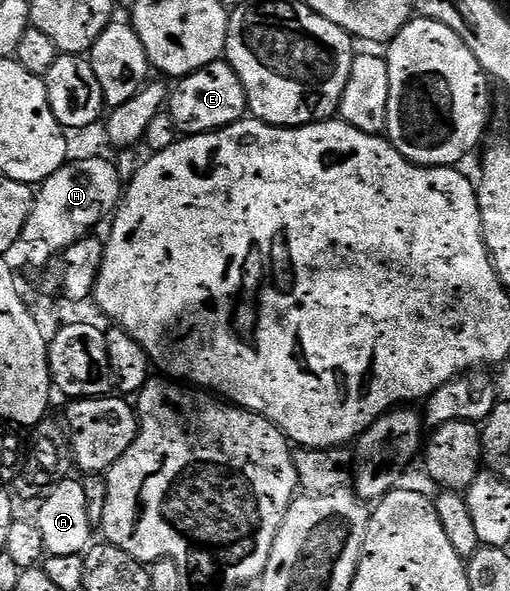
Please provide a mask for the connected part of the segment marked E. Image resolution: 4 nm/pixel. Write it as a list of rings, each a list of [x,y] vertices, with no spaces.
[[[226,59],[215,60],[208,68],[182,77],[176,84],[179,85],[169,92],[169,111],[180,133],[199,136],[203,132],[217,132],[248,115],[245,86],[241,86],[237,70]]]

